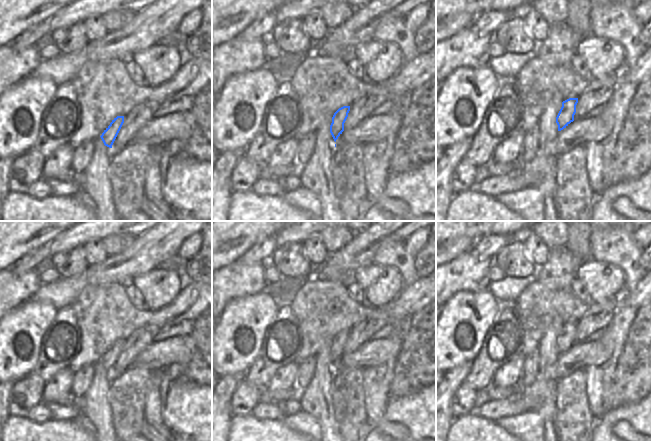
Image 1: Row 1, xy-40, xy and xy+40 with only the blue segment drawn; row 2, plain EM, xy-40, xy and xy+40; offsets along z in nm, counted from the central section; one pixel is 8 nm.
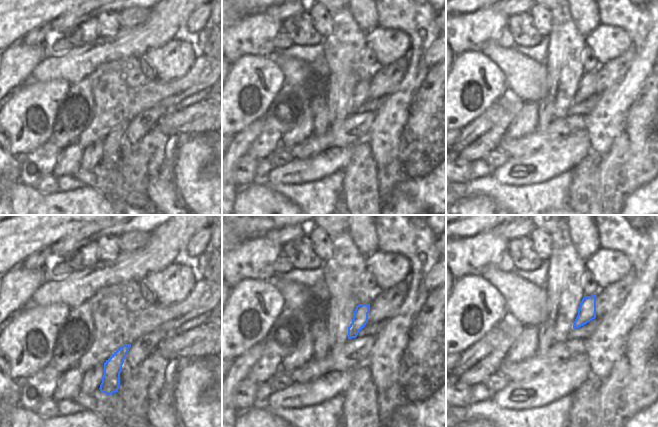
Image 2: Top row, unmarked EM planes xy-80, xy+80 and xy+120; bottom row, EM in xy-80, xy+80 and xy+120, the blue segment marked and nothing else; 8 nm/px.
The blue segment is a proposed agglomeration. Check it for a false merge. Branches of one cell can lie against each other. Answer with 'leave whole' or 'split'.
leave whole

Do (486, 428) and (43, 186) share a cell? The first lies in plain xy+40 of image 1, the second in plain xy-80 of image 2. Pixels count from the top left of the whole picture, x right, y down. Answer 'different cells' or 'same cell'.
different cells

